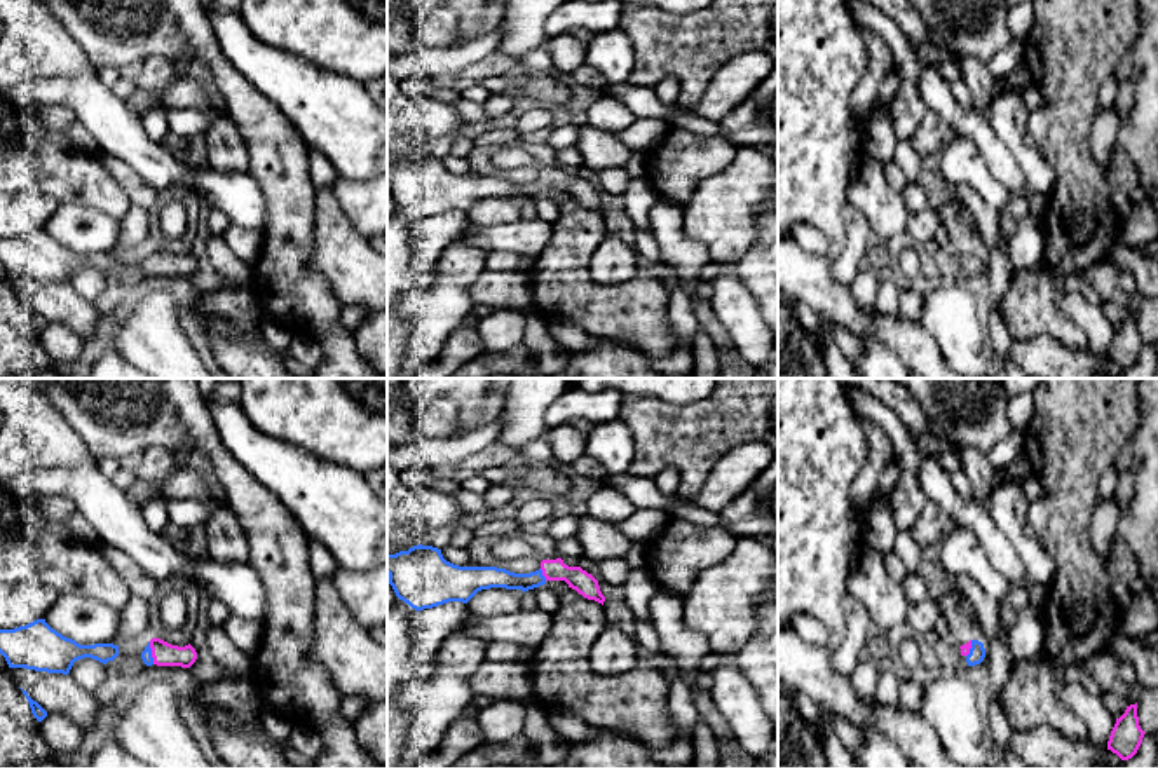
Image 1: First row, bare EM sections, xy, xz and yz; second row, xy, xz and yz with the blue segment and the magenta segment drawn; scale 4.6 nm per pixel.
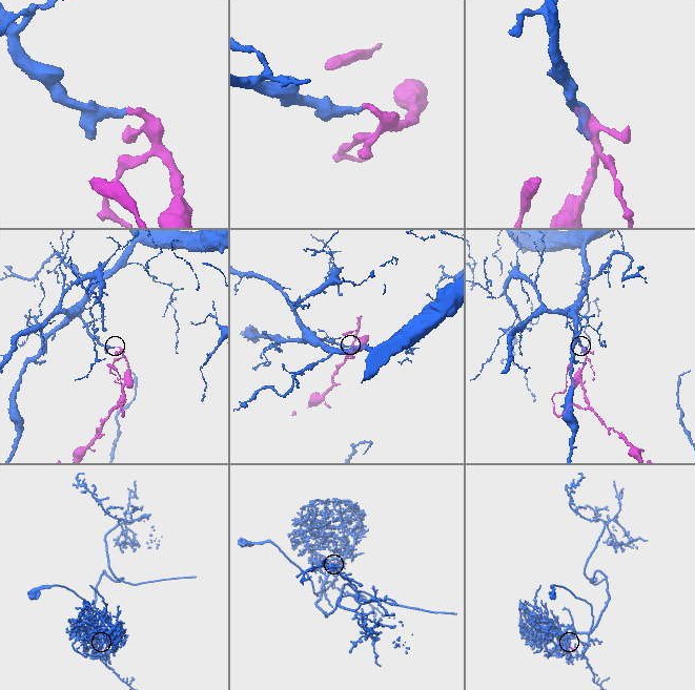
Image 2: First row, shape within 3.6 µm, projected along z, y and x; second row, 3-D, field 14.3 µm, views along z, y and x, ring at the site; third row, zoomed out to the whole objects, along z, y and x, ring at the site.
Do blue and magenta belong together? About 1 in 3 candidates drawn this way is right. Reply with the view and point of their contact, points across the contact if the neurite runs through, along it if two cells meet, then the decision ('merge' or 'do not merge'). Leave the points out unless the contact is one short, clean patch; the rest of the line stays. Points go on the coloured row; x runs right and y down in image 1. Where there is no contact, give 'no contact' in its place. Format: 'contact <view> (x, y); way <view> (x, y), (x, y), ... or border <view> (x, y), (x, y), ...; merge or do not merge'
contact xy (150, 653); way xy (147, 658), (150, 653), (164, 654); merge

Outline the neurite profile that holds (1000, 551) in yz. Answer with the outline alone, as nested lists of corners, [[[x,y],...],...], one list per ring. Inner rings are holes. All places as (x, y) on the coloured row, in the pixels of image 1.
[[[931,455],[923,457],[917,478],[928,500],[937,502],[954,527],[970,528],[978,539],[991,567],[1008,582],[1022,584],[1027,589],[1031,605],[1039,609],[1045,602],[1048,584],[1039,584],[1029,574],[1013,542],[994,523],[985,507],[977,499],[959,499],[950,474]]]

